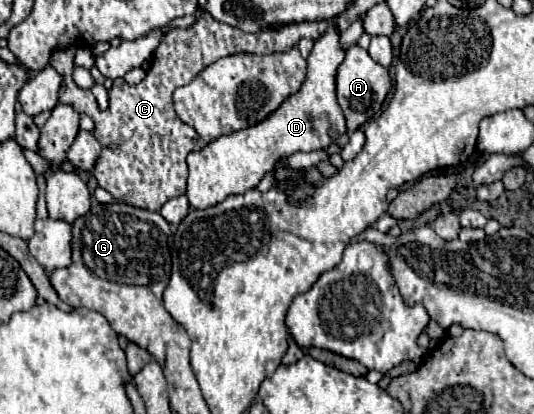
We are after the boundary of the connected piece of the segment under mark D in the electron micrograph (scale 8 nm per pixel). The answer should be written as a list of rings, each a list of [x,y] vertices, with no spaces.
[[[330,27],[316,43],[308,57],[308,77],[302,89],[288,97],[280,109],[276,109],[262,123],[222,135],[208,143],[204,149],[186,157],[188,163],[188,191],[190,207],[206,209],[218,205],[228,195],[246,193],[254,189],[260,179],[272,171],[274,163],[282,157],[290,157],[296,151],[326,149],[340,135],[346,133],[346,121],[336,101],[336,69],[344,59],[344,51],[338,47],[338,29]]]

